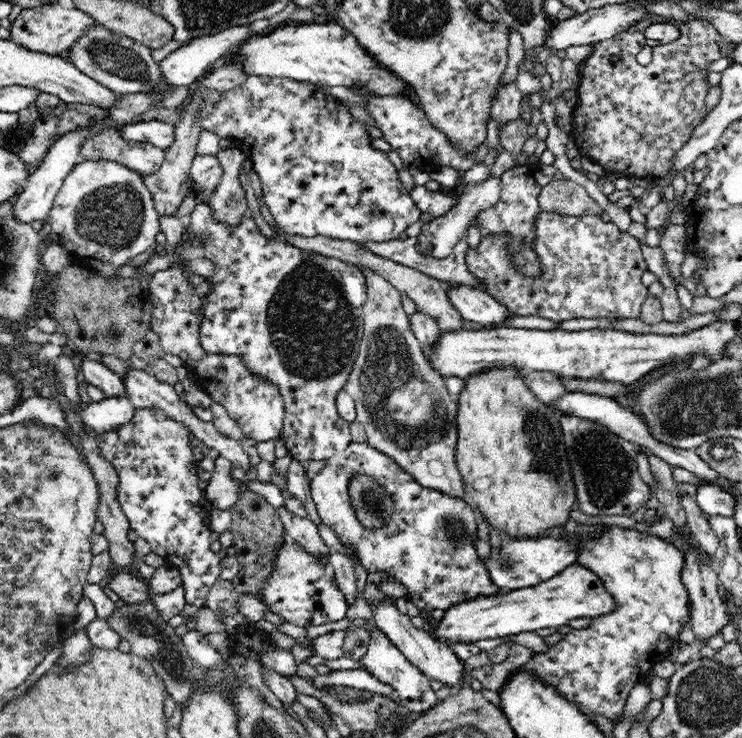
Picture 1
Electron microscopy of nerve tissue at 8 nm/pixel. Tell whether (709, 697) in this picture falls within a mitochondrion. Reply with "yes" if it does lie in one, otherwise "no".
yes

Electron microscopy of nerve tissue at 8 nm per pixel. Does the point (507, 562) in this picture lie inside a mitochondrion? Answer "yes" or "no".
yes

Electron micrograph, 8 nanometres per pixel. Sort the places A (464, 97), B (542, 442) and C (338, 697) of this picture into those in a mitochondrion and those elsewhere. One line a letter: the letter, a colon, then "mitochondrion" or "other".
A: other
B: mitochondrion
C: other

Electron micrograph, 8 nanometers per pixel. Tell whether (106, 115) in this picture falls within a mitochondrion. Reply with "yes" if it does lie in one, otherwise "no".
no

